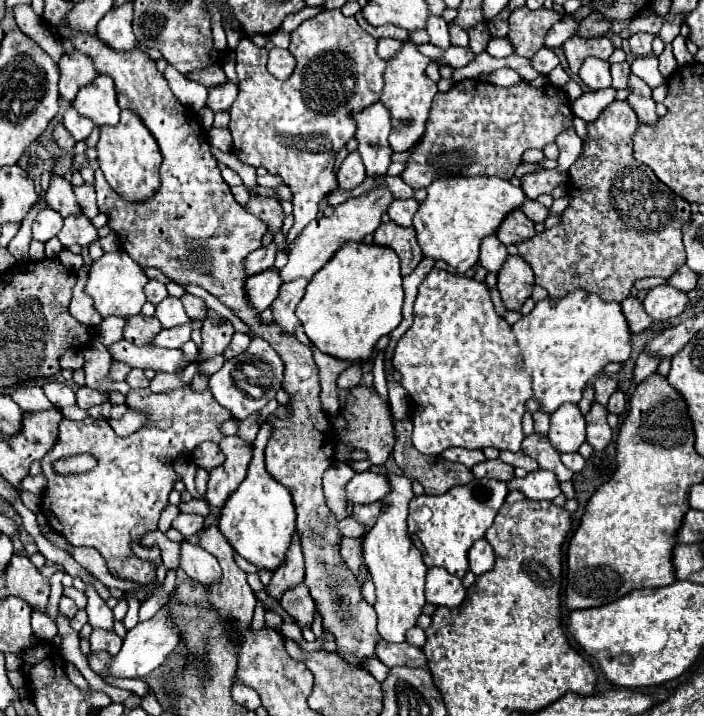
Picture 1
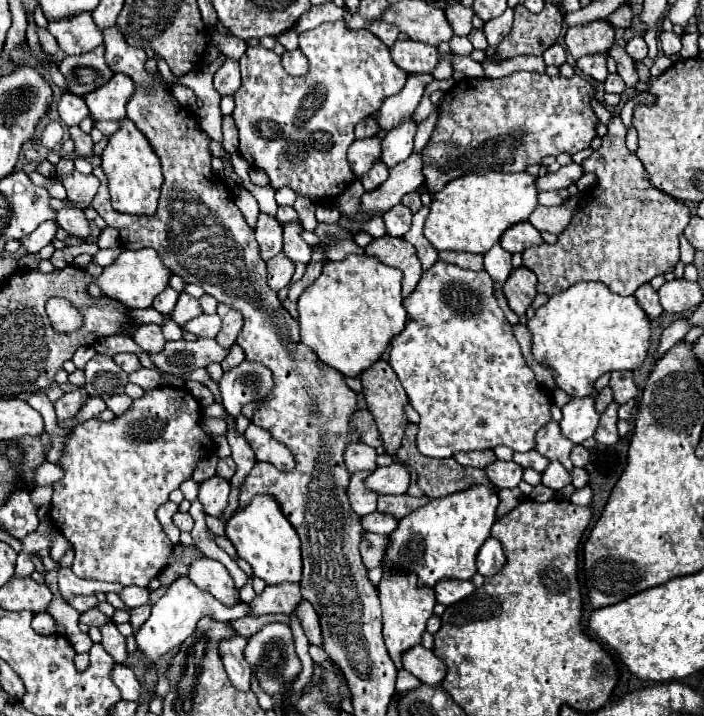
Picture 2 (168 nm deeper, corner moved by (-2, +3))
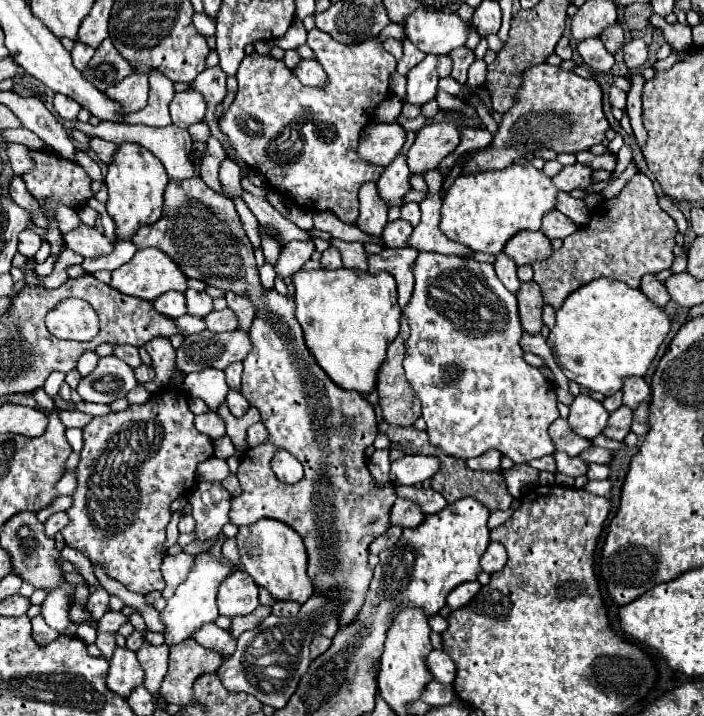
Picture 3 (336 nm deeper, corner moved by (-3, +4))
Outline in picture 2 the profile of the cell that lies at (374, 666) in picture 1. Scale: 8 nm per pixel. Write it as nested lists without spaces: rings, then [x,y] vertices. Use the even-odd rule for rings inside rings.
[[[399,670],[399,692],[413,690],[415,686],[419,686],[419,680],[413,678],[413,674],[409,674],[407,670]]]

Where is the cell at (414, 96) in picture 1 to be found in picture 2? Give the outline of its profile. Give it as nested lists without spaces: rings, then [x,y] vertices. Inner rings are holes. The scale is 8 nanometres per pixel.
[[[411,114],[411,116],[405,116],[399,126],[395,126],[391,132],[385,134],[383,144],[381,144],[381,150],[383,150],[381,160],[389,168],[393,168],[395,164],[399,164],[411,156],[415,132],[417,132],[417,122]]]

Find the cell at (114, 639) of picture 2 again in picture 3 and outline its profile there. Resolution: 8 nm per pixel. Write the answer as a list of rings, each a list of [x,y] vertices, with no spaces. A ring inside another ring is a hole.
[[[116,647],[108,671],[108,689],[128,699],[140,685],[144,685],[144,671],[136,659],[136,653],[128,647]]]

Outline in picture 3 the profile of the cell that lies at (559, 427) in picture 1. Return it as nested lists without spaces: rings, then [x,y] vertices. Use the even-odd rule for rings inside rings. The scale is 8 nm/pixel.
[[[580,393],[574,399],[574,403],[570,405],[568,423],[578,435],[594,439],[606,427],[608,417],[610,417],[610,413],[604,409],[604,405],[600,401],[594,401],[592,397]]]

